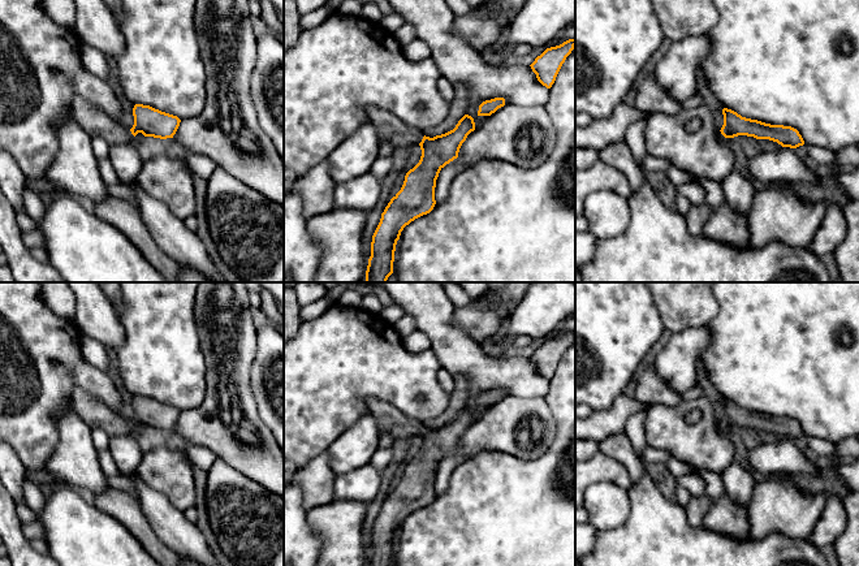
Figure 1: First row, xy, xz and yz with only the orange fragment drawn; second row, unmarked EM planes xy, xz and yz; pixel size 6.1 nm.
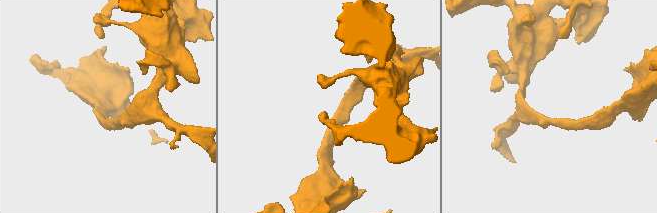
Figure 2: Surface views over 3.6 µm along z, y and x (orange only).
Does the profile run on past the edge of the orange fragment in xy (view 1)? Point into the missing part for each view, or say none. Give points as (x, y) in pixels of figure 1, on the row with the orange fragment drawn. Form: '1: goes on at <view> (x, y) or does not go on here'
1: goes on at xy (94, 121)

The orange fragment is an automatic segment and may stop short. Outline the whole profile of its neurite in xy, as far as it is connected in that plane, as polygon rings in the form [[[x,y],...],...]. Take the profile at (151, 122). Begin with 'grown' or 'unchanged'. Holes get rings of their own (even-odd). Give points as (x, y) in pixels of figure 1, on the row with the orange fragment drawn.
grown; [[[74,98],[73,116],[91,138],[102,137],[109,146],[131,143],[138,133],[160,139],[173,138],[181,122],[177,116],[150,105],[135,104],[133,108],[134,125],[126,129],[82,98]]]

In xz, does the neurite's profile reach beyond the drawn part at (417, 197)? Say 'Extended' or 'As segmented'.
Extended

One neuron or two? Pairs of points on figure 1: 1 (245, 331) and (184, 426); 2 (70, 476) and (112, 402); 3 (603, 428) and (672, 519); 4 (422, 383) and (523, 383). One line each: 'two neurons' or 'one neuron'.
1: one neuron
2: two neurons
3: two neurons
4: two neurons

